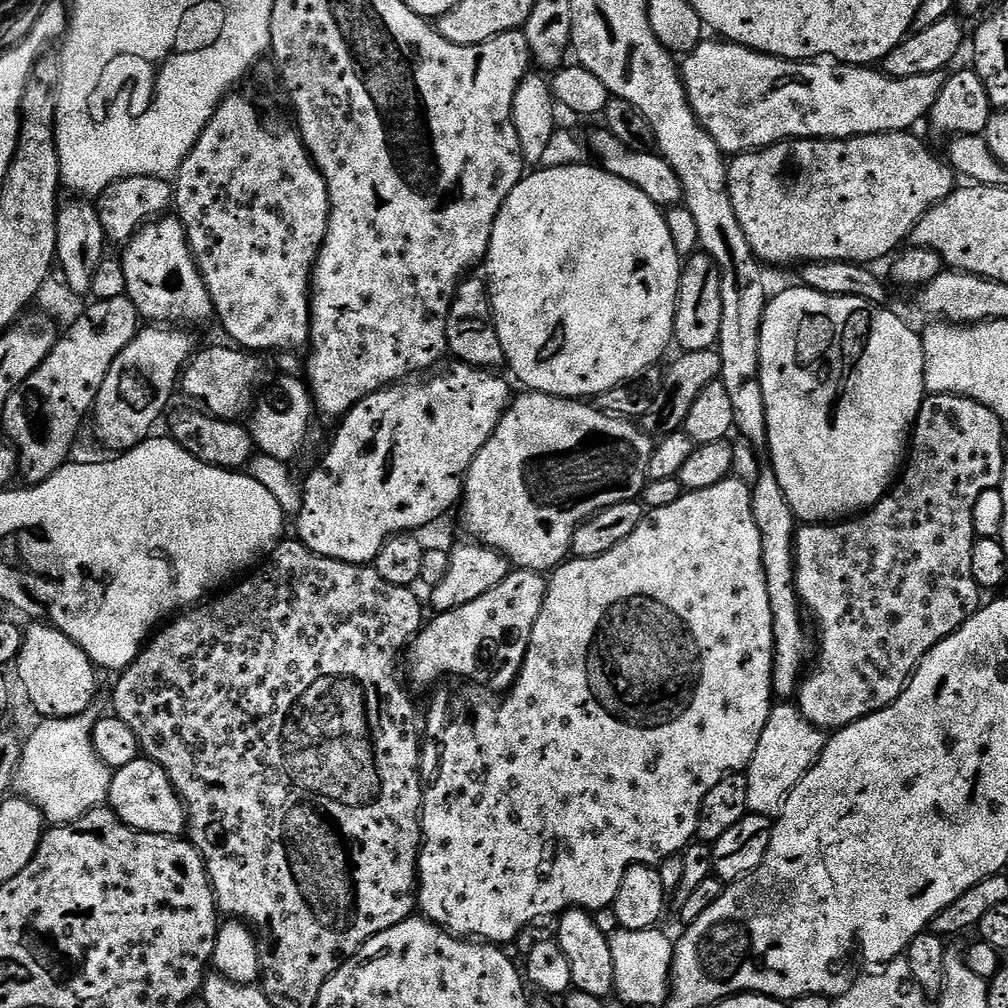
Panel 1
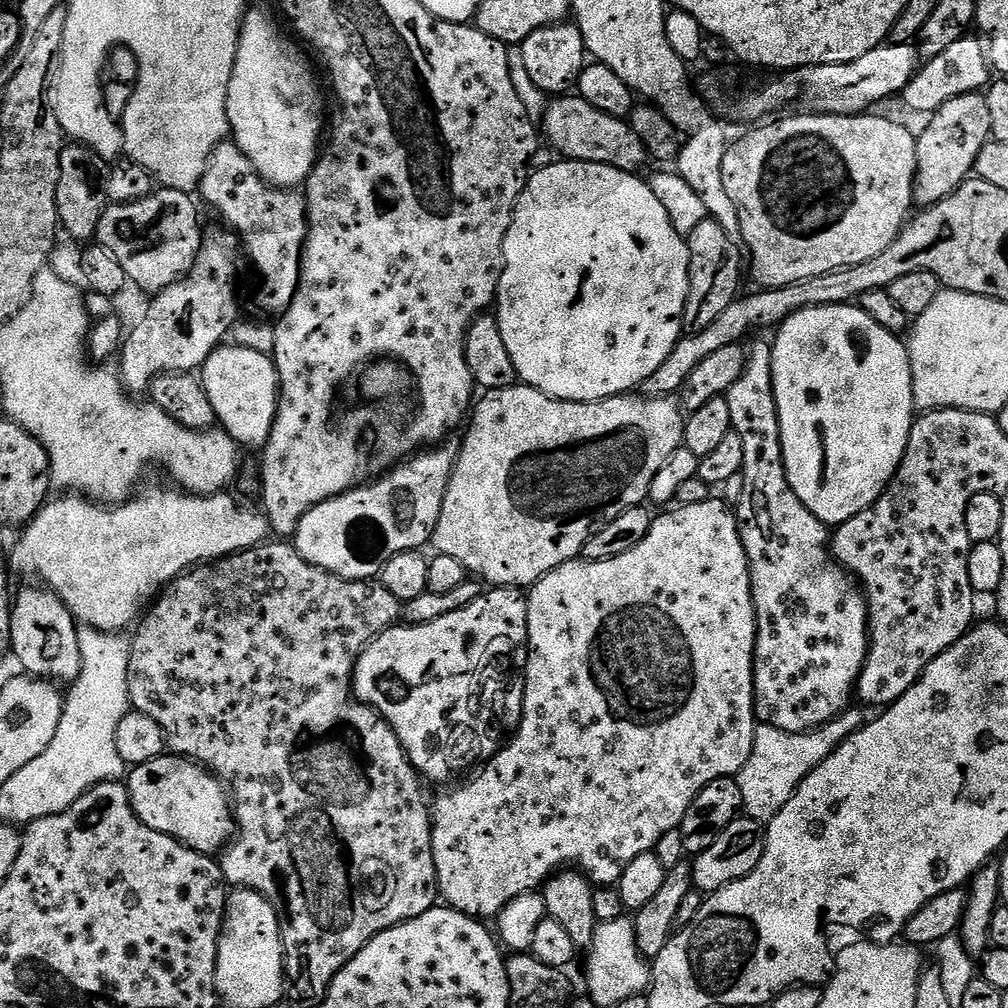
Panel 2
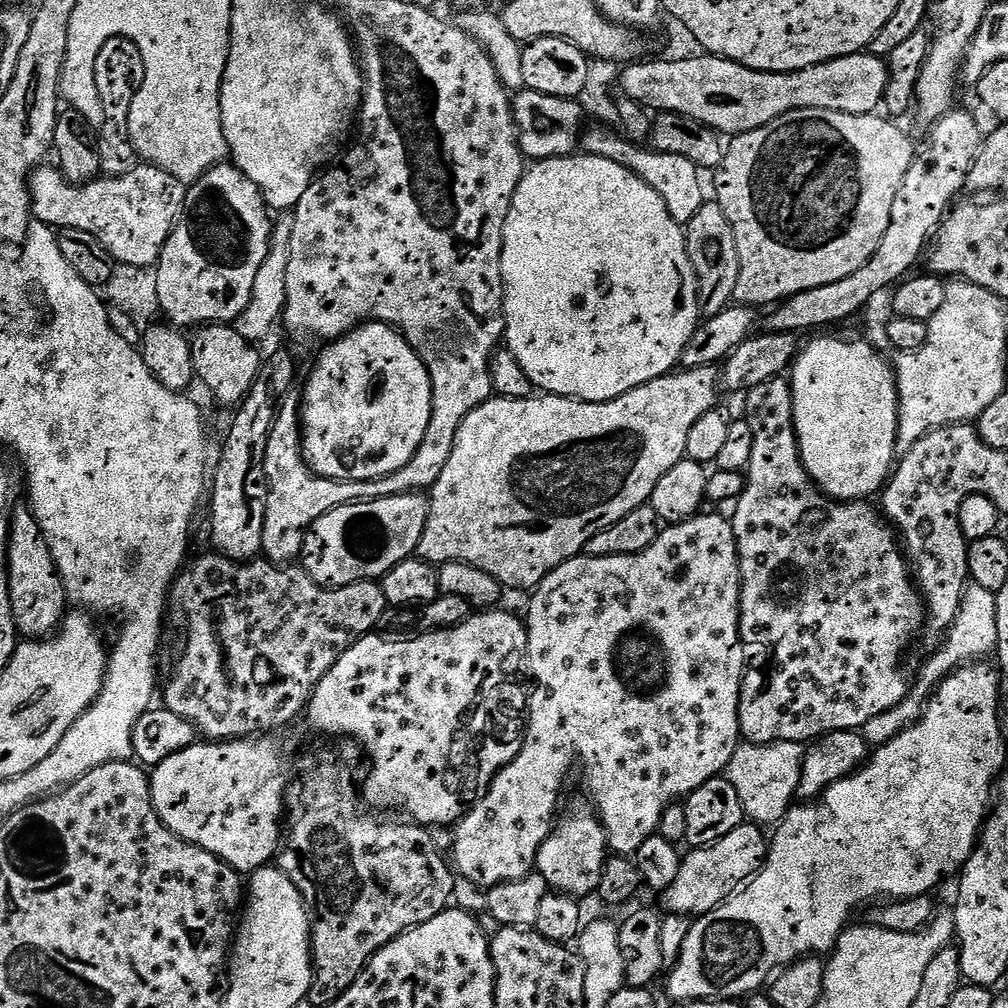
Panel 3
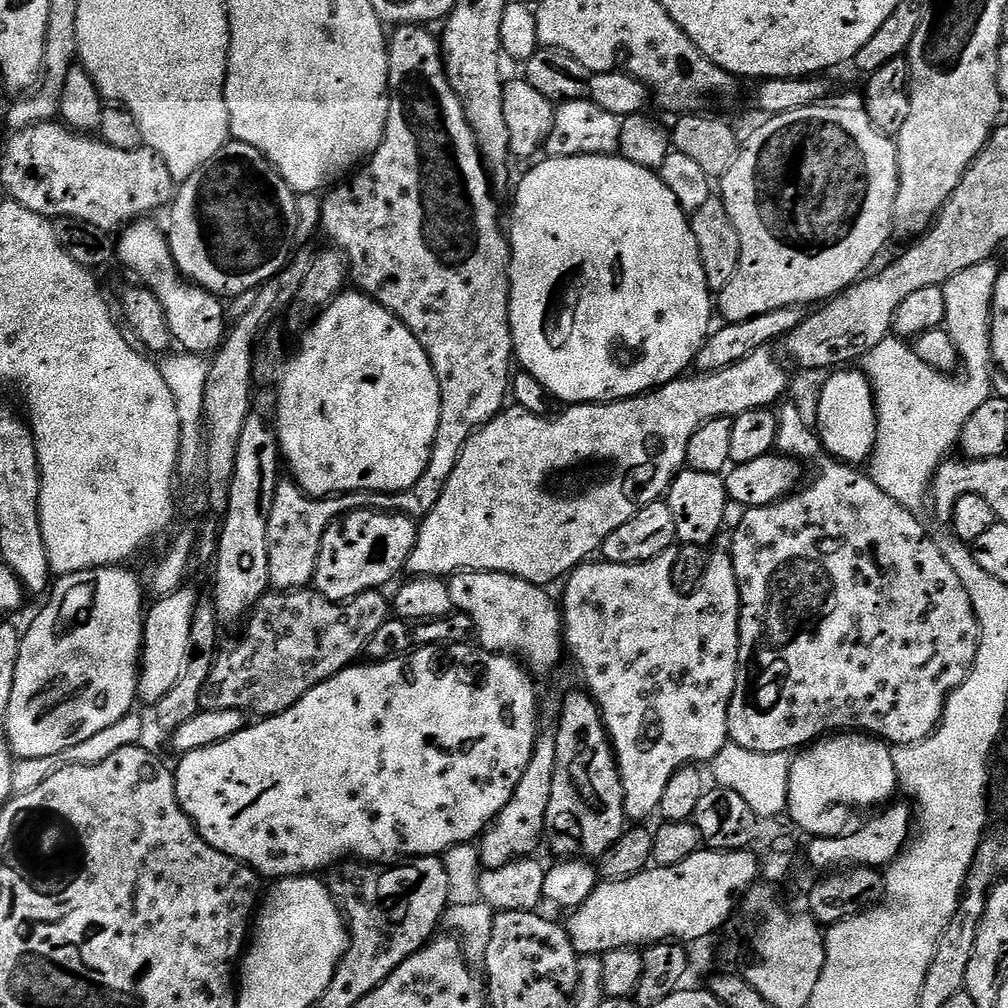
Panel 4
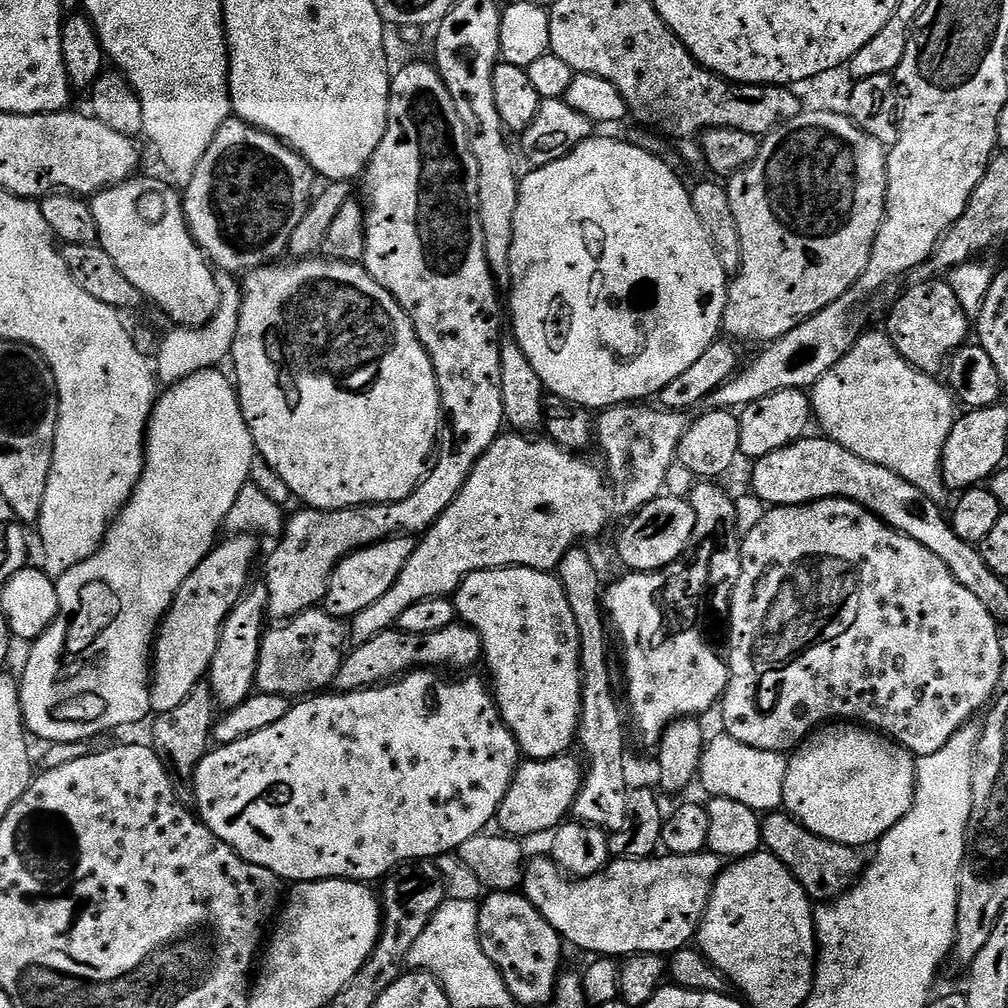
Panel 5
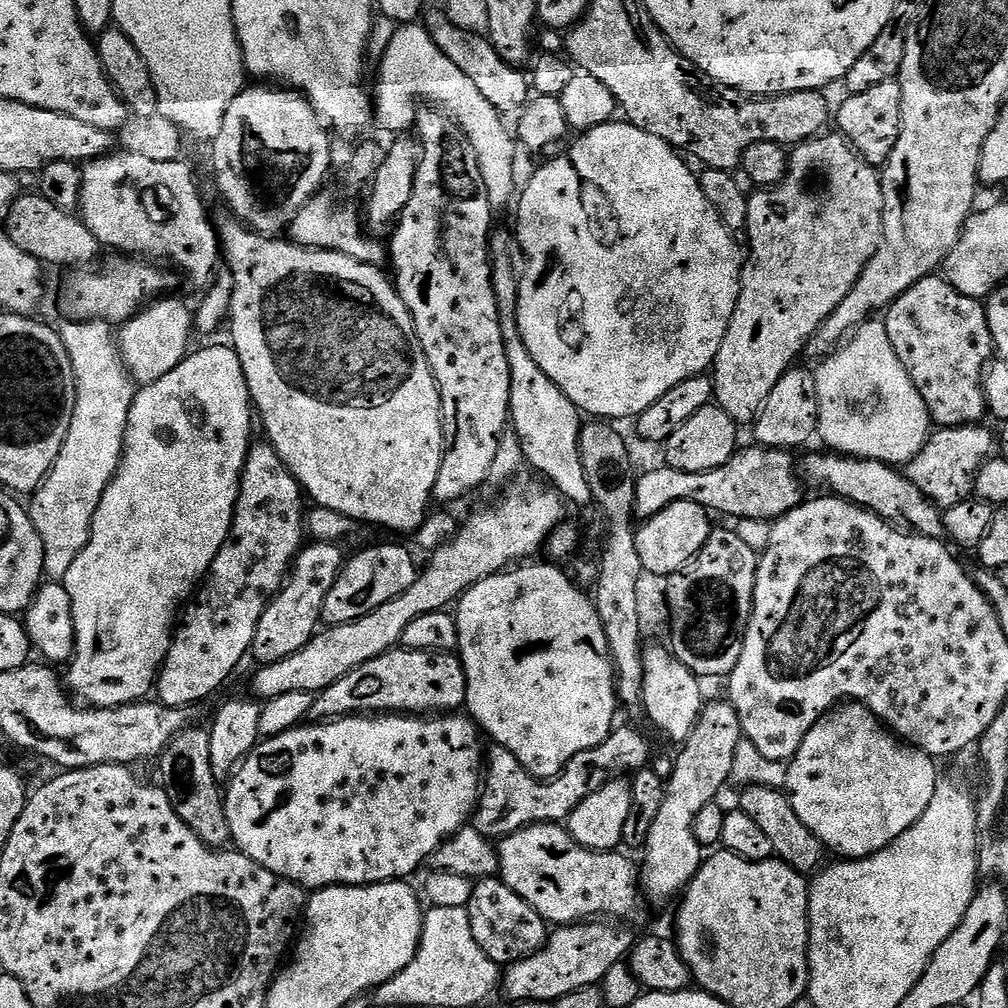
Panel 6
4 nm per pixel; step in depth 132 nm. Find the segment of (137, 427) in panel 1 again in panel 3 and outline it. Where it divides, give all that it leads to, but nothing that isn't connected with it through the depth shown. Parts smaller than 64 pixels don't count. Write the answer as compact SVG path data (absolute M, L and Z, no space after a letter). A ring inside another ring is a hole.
M231 162L215 164L209 172L202 174L202 178L187 185L180 220L174 226L154 268L159 311L163 319L177 329L196 330L206 324L232 324L239 318L250 302L254 278L266 262L271 248L273 221L260 187L250 182L250 178L246 178L246 174Z

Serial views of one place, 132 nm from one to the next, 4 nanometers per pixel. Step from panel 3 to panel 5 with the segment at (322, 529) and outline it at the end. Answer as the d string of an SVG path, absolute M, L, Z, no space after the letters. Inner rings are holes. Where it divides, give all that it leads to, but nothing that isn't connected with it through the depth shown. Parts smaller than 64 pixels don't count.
M395 536L345 556L332 572L328 593L322 601L324 611L331 616L351 618L366 610L366 606L378 602L378 598L382 598L382 594L386 594L386 590L398 582L398 574L402 574L402 566L406 566L416 546L417 541L413 537Z

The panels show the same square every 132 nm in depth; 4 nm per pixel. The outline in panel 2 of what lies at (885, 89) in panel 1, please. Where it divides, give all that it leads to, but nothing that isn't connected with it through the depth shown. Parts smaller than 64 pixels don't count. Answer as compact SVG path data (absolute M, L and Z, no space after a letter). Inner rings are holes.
M972 34L964 36L958 42L954 42L954 46L942 50L938 58L927 61L921 67L902 93L902 101L904 100L910 111L931 114L946 106L946 102L951 102L953 98L962 98L962 94L987 89L990 83L990 61L986 55L985 45L981 41L979 44L974 37Z

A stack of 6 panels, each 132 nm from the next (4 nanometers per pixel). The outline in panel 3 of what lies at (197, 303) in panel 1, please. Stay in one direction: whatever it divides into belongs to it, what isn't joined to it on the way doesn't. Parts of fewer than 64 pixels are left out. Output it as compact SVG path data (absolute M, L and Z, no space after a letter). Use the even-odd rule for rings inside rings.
M144 162L125 176L97 178L87 184L78 185L70 183L59 167L48 167L37 168L28 185L32 195L32 214L39 223L57 230L73 228L86 230L86 234L94 234L94 238L98 238L98 242L106 246L116 264L151 268L159 261L174 226L180 220L180 212L184 209L186 186L178 178L174 178L166 170Z

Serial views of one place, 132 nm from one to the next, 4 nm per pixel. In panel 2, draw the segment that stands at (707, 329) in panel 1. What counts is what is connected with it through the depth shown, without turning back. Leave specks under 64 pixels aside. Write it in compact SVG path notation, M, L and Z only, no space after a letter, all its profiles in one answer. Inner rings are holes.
M710 218L701 222L694 230L694 234L690 234L686 239L690 262L688 263L688 301L684 307L684 332L701 332L706 330L706 326L710 326L710 322L714 322L714 318L718 318L718 314L722 314L722 310L726 310L726 306L730 306L732 300L737 299L739 292L736 291L740 288L741 249L737 241L730 234L726 234L726 230L718 226L718 222Z

